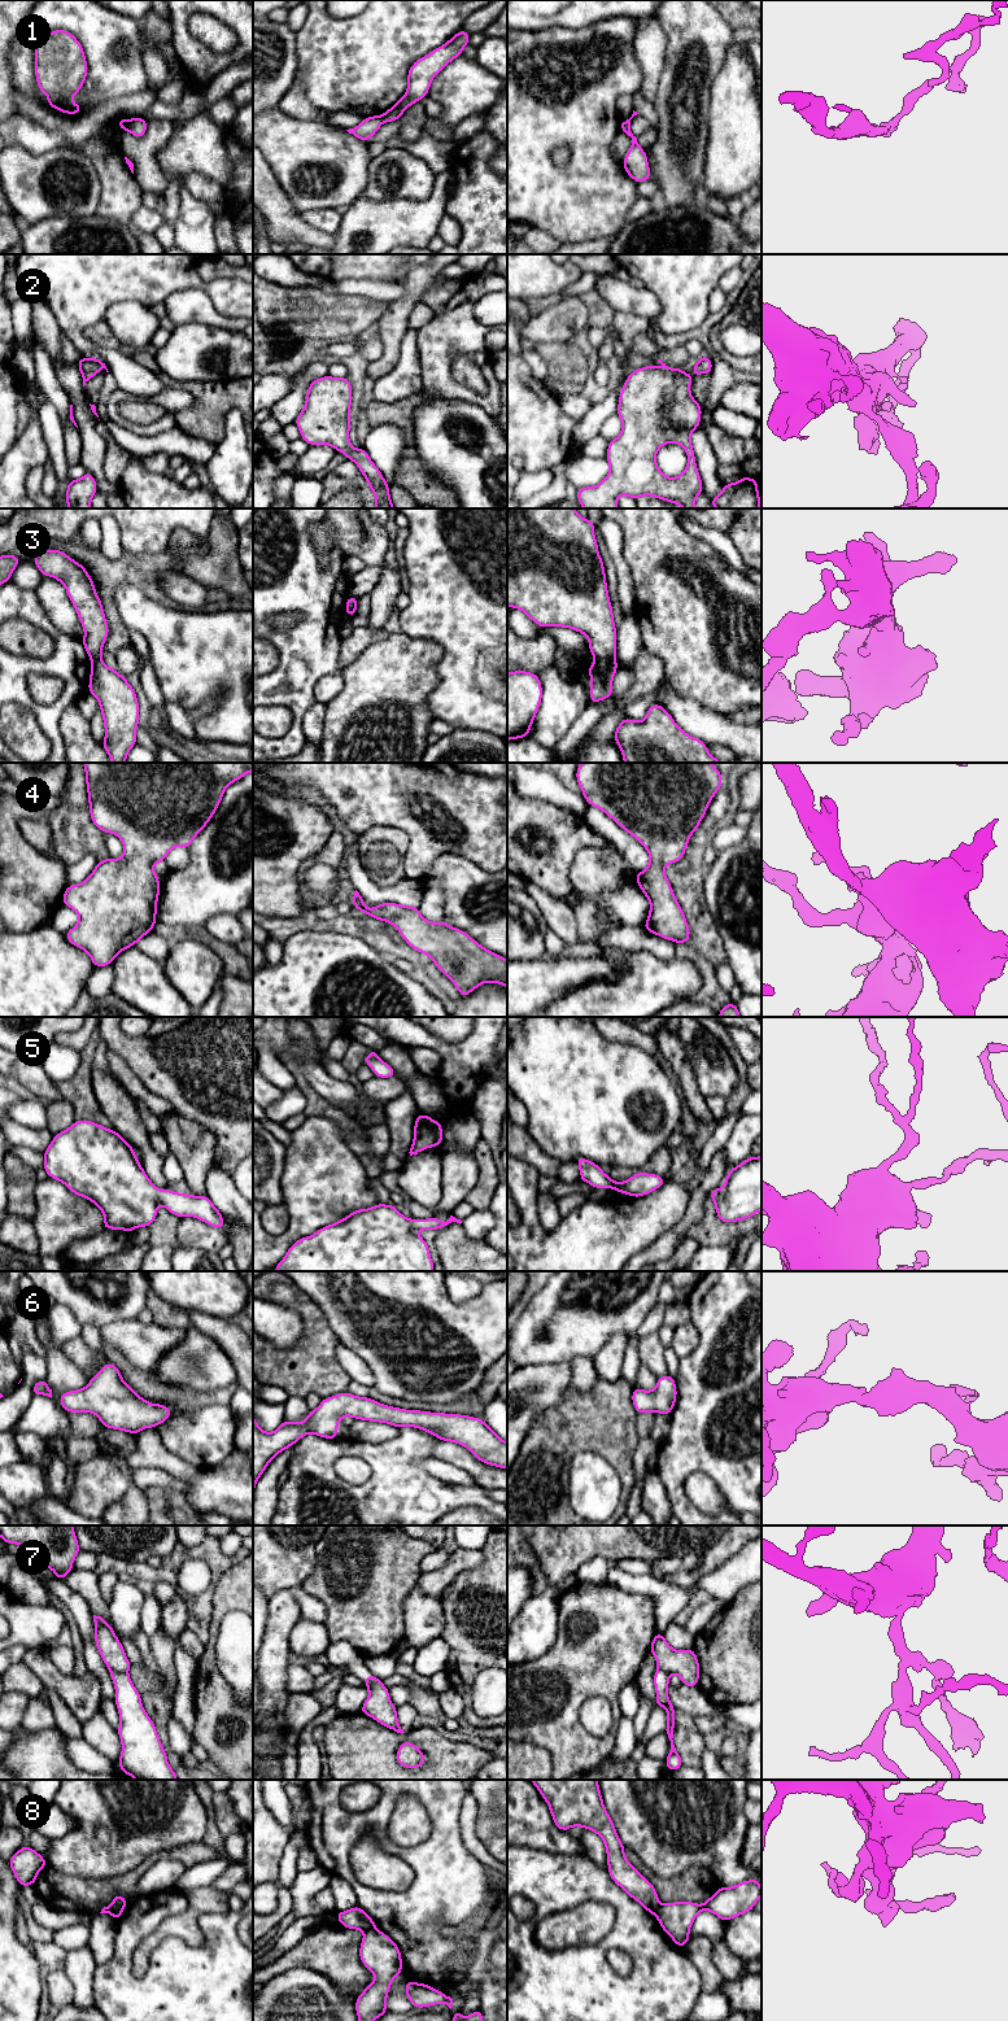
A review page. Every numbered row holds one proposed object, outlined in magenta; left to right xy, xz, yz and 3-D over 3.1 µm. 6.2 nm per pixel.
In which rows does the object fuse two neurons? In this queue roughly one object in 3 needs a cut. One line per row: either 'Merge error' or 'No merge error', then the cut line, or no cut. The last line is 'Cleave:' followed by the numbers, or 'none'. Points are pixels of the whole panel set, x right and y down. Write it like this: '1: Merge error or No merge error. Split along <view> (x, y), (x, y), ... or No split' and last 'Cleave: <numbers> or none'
1: Merge error. Split along xz (380, 116), (384, 121)
2: No merge error. No split
3: Merge error. Split along yz (596, 658), (614, 660)
4: No merge error. No split
5: No merge error. No split
6: No merge error. No split
7: Merge error. Split along xy (110, 1670), (126, 1674)
8: Merge error. Split along xz (375, 1928), (365, 1932)
Cleave: 1, 3, 7, 8

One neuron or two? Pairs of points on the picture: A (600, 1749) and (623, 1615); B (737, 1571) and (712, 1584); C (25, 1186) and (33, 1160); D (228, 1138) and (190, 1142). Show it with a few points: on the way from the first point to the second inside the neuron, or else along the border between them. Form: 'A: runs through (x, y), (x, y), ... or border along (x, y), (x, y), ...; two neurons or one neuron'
A: runs through (615, 1715), (614, 1649); one neuron
B: runs through (731, 1576), (723, 1584), (719, 1584); one neuron
C: border along (13, 1152), (34, 1171); two neurons
D: border along (192, 1120), (214, 1135), (214, 1164); two neurons

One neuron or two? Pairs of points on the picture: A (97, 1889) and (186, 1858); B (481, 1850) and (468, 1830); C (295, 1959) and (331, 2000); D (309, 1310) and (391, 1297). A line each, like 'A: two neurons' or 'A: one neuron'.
A: one neuron
B: one neuron
C: two neurons
D: two neurons

